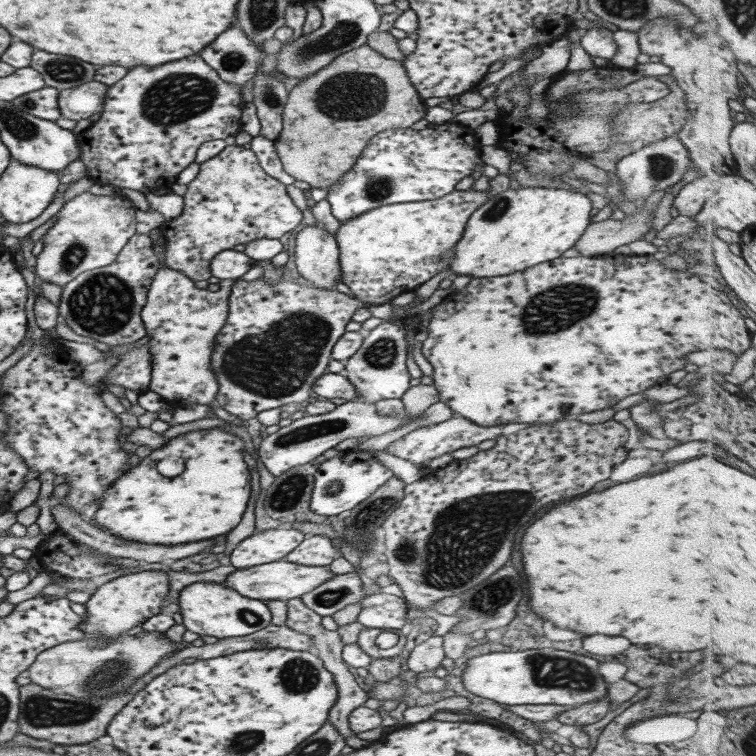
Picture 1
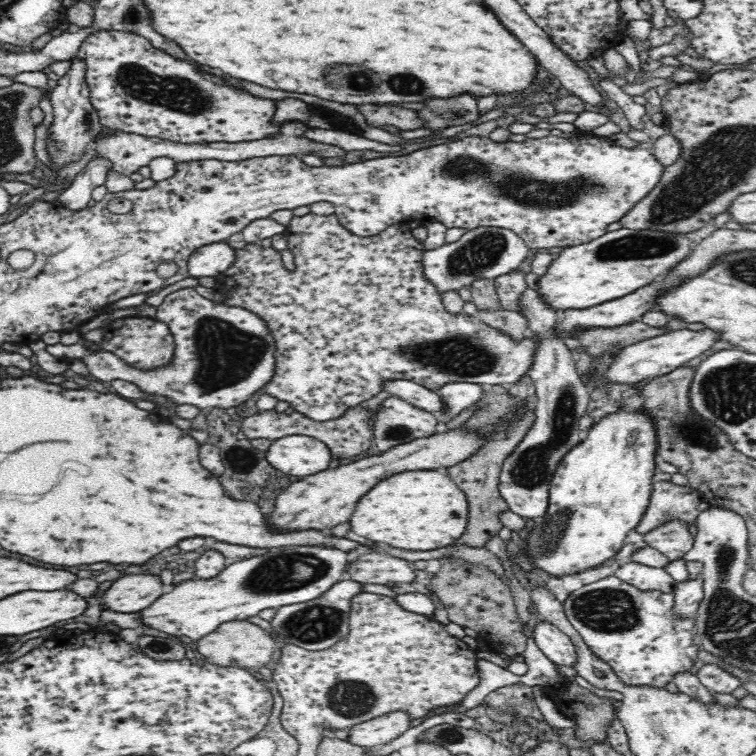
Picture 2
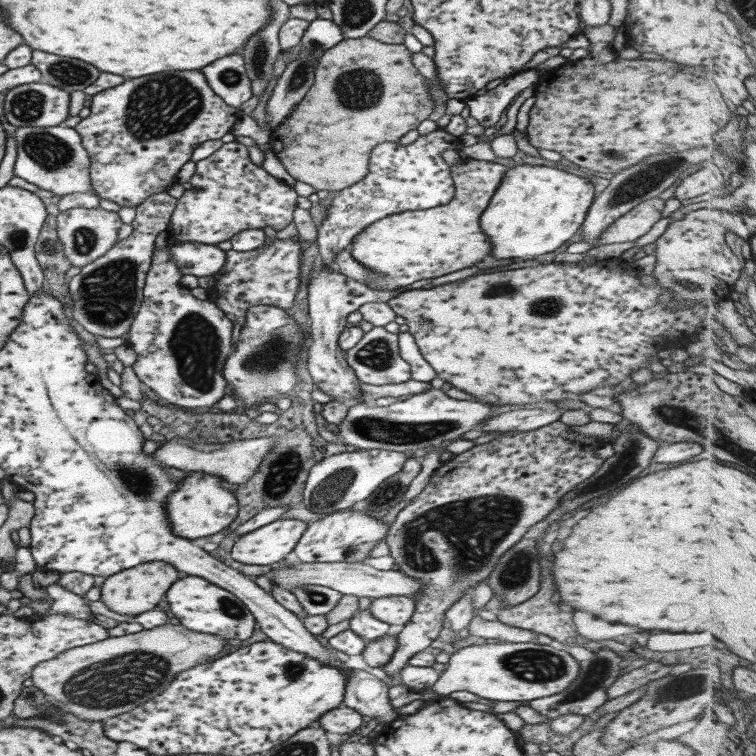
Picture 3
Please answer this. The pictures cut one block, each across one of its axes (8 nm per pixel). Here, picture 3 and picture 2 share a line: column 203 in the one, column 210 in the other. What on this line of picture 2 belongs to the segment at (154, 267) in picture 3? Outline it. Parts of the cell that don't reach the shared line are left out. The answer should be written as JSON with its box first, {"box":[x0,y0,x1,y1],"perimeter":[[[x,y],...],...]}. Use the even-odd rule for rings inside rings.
{"box":[44,287,274,409],"perimeter":[[[187,287],[167,294],[162,300],[162,304],[158,306],[155,319],[165,323],[175,339],[174,363],[170,367],[163,367],[158,371],[142,371],[130,367],[114,353],[98,347],[90,347],[81,342],[68,344],[68,346],[58,342],[52,346],[44,345],[44,348],[48,354],[58,359],[69,362],[79,360],[80,363],[84,363],[90,372],[90,378],[99,383],[108,385],[112,380],[126,380],[138,385],[142,391],[146,391],[146,394],[170,397],[178,405],[194,404],[200,409],[232,408],[237,404],[244,403],[252,395],[256,395],[261,386],[267,385],[270,378],[274,376],[274,339],[272,339],[270,331],[266,329],[266,323],[248,310],[213,302],[198,294],[194,289]]]}

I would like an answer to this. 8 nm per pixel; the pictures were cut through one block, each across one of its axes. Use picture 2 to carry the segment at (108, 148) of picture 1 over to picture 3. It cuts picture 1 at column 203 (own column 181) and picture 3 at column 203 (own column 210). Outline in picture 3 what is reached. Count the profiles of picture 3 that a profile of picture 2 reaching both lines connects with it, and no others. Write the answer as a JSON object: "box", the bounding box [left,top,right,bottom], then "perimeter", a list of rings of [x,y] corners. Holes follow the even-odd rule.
{"box":[74,70,242,207],"perimeter":[[[169,70],[163,74],[131,78],[93,94],[90,100],[89,114],[75,124],[74,129],[90,160],[88,175],[92,192],[99,199],[111,200],[120,207],[136,207],[148,196],[166,191],[176,182],[177,172],[190,160],[198,144],[217,140],[231,132],[233,123],[242,116],[239,108],[223,103],[195,70]]]}

